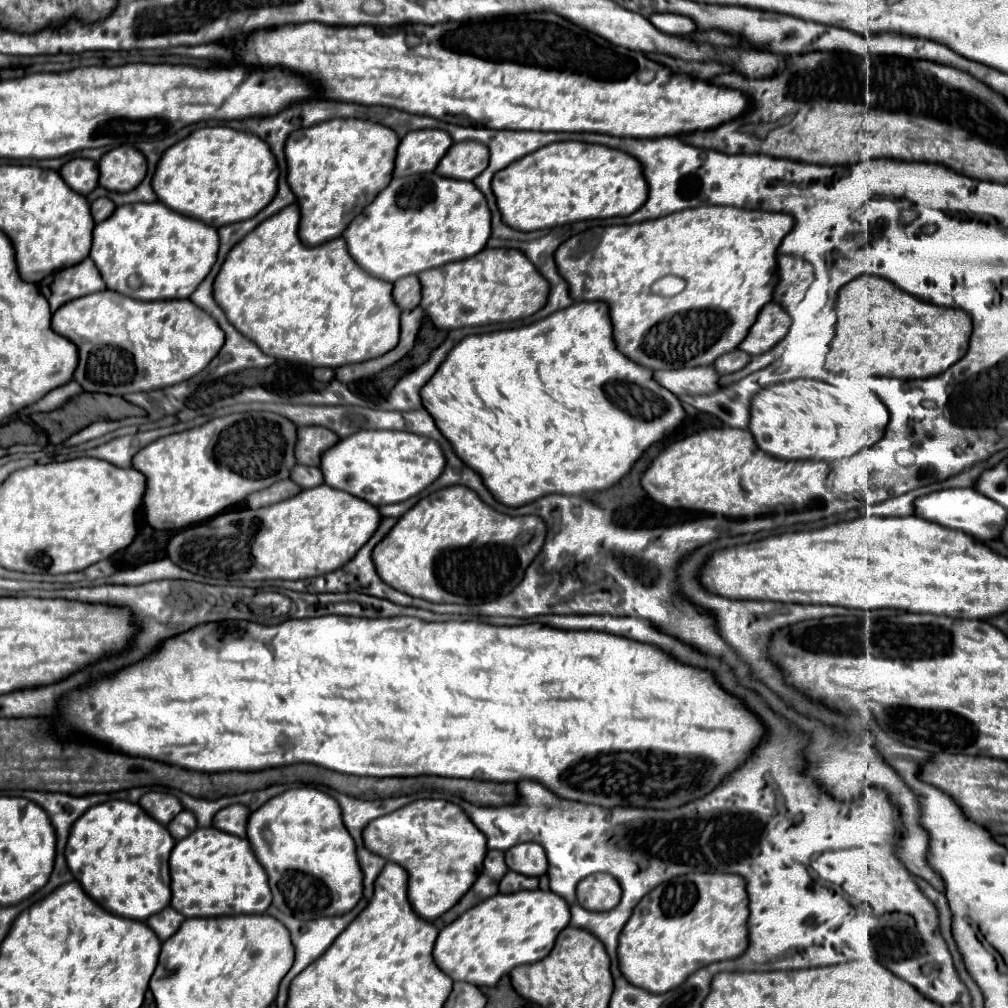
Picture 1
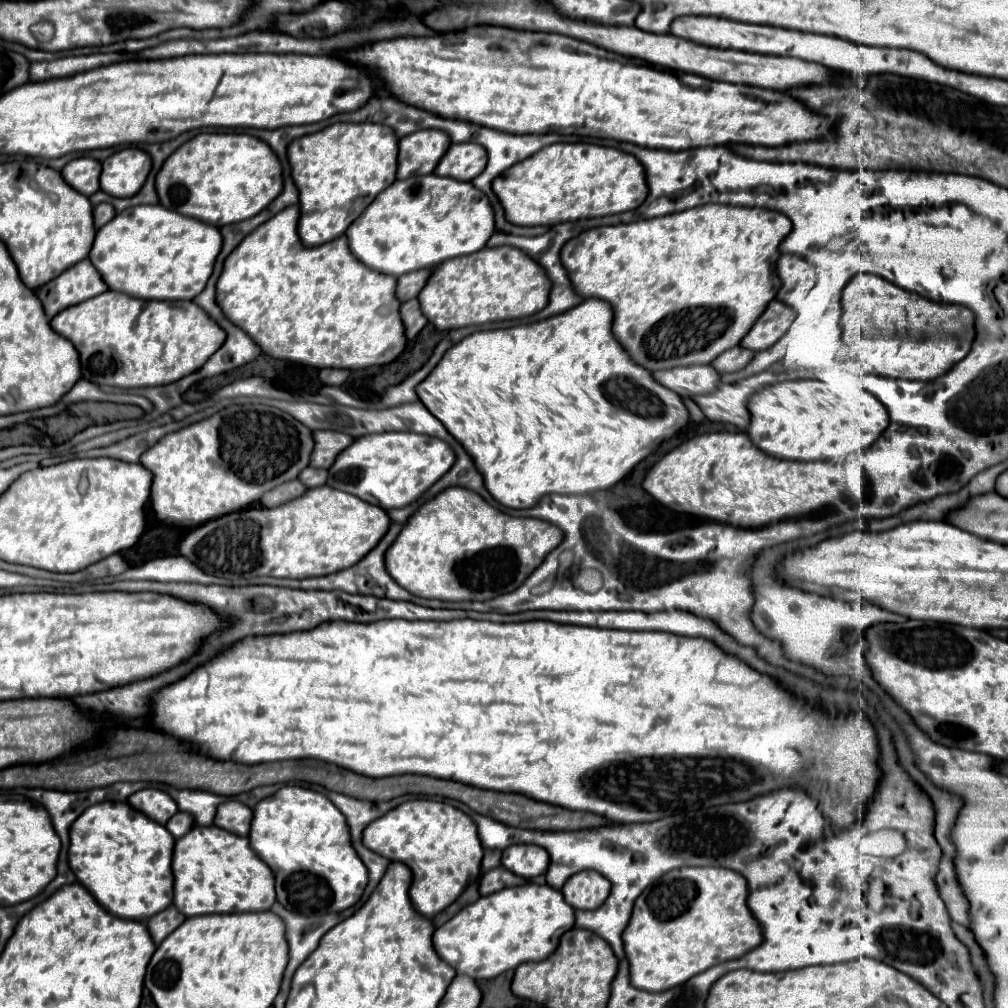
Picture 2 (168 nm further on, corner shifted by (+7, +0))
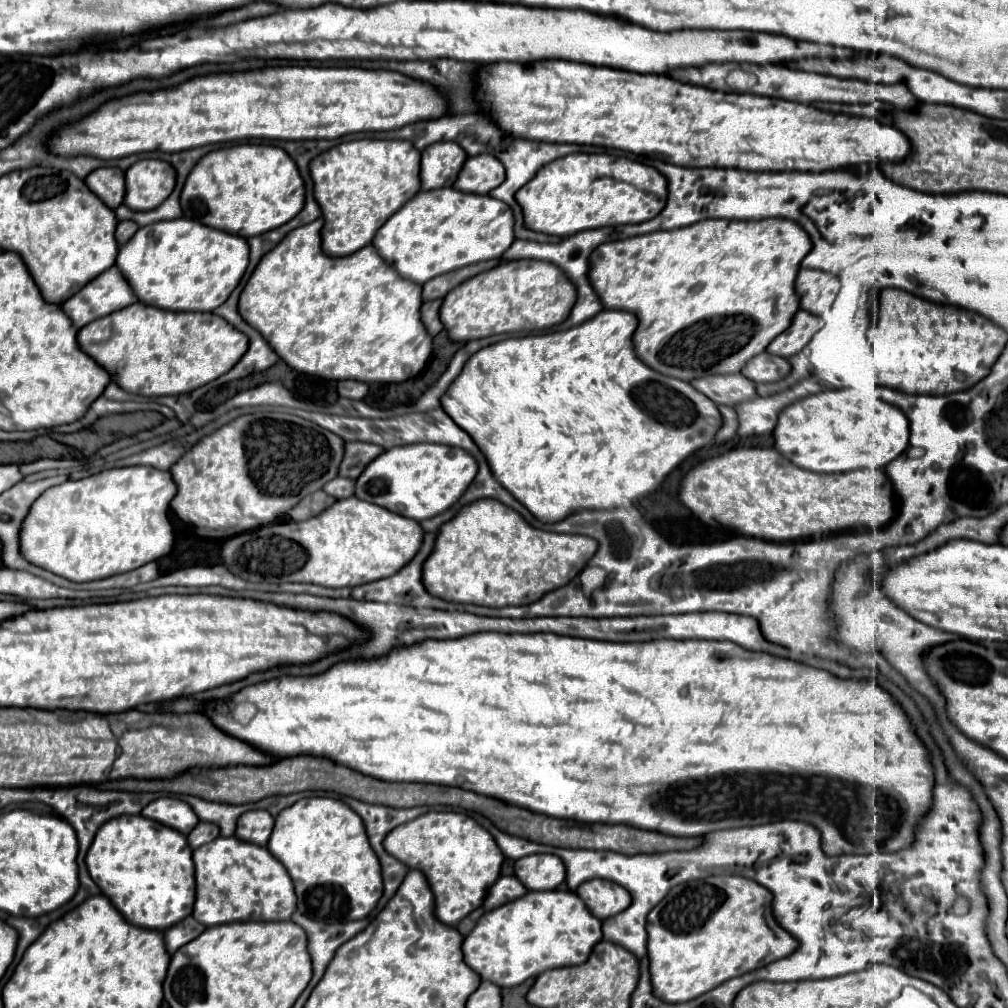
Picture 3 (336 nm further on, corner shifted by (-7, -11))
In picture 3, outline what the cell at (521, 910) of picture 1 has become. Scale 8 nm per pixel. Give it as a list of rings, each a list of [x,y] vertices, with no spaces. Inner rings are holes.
[[[528,891],[524,897],[514,899],[498,909],[492,909],[484,913],[472,933],[464,939],[462,951],[464,961],[482,977],[488,981],[494,981],[500,987],[514,987],[524,983],[530,977],[538,977],[546,969],[556,967],[568,967],[568,965],[582,965],[594,945],[602,941],[602,921],[598,921],[584,901],[574,891]]]

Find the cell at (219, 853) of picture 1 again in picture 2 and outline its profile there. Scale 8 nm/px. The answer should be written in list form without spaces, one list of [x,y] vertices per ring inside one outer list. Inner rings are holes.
[[[194,826],[186,836],[176,840],[172,854],[172,874],[174,874],[174,906],[184,912],[184,916],[200,914],[226,914],[226,912],[260,912],[270,910],[276,900],[272,870],[256,856],[250,848],[248,838],[224,832],[216,826]]]

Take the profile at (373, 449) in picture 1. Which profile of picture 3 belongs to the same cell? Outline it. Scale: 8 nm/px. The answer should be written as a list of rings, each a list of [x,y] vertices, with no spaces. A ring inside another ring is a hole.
[[[417,443],[384,451],[356,479],[356,497],[386,507],[398,515],[424,521],[450,509],[478,473],[476,459],[460,447]]]

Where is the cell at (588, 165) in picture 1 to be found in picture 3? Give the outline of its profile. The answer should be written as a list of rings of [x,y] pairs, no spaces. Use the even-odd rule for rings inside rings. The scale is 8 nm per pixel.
[[[572,153],[562,159],[556,159],[554,163],[550,163],[550,167],[542,167],[542,171],[538,171],[538,175],[530,183],[526,183],[522,191],[518,191],[518,203],[524,213],[524,225],[532,231],[560,237],[574,235],[584,229],[650,221],[664,209],[666,197],[666,177],[660,171],[628,157],[616,157],[608,153]]]

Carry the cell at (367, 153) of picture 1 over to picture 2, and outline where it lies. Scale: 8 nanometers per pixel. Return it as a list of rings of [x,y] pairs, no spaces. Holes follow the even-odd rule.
[[[340,122],[332,124],[318,134],[306,134],[290,142],[288,146],[288,162],[294,184],[300,192],[300,220],[298,234],[304,246],[320,246],[336,236],[342,236],[346,228],[364,212],[364,208],[388,188],[396,180],[396,154],[398,154],[398,138],[392,128],[384,128],[382,124],[352,124]]]

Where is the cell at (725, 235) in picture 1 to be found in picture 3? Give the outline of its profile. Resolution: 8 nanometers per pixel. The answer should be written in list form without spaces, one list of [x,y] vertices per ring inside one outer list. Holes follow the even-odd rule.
[[[706,219],[682,229],[602,243],[590,255],[588,275],[604,309],[624,309],[638,315],[636,355],[662,375],[692,381],[718,373],[740,373],[752,357],[764,353],[768,343],[790,327],[800,309],[794,281],[810,249],[808,233],[790,219]]]

